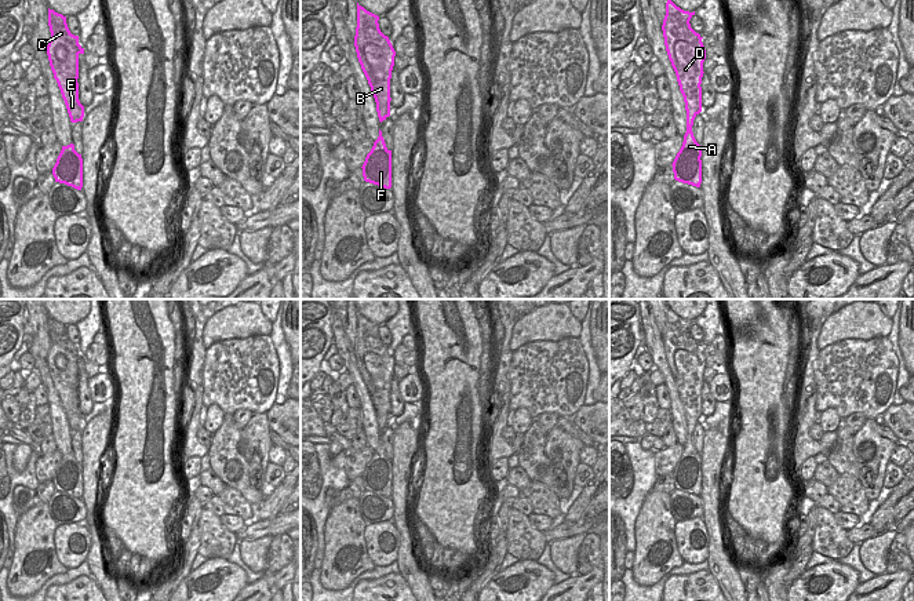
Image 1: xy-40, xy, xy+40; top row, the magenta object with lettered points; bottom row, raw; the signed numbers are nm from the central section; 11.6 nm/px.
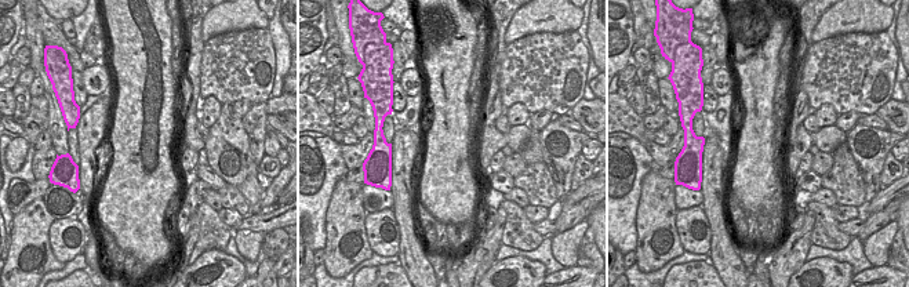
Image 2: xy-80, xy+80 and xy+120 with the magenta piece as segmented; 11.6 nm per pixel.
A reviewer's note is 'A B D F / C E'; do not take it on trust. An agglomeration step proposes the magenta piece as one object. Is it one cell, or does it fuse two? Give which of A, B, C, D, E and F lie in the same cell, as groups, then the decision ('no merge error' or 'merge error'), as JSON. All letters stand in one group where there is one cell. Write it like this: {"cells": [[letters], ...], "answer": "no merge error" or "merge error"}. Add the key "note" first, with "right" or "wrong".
{"note": "right", "cells": [["A", "B", "D", "F"], ["C", "E"]], "answer": "merge error"}

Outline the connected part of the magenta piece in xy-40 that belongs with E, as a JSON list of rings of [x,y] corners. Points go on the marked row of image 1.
[[[50,8],[48,26],[51,32],[51,39],[47,45],[47,55],[51,70],[54,73],[54,79],[57,80],[61,90],[70,121],[83,121],[84,106],[79,101],[79,83],[70,79],[73,70],[65,70],[59,63],[61,59],[57,57],[58,47],[81,47],[79,44],[79,36],[70,33],[66,23],[66,17]]]

